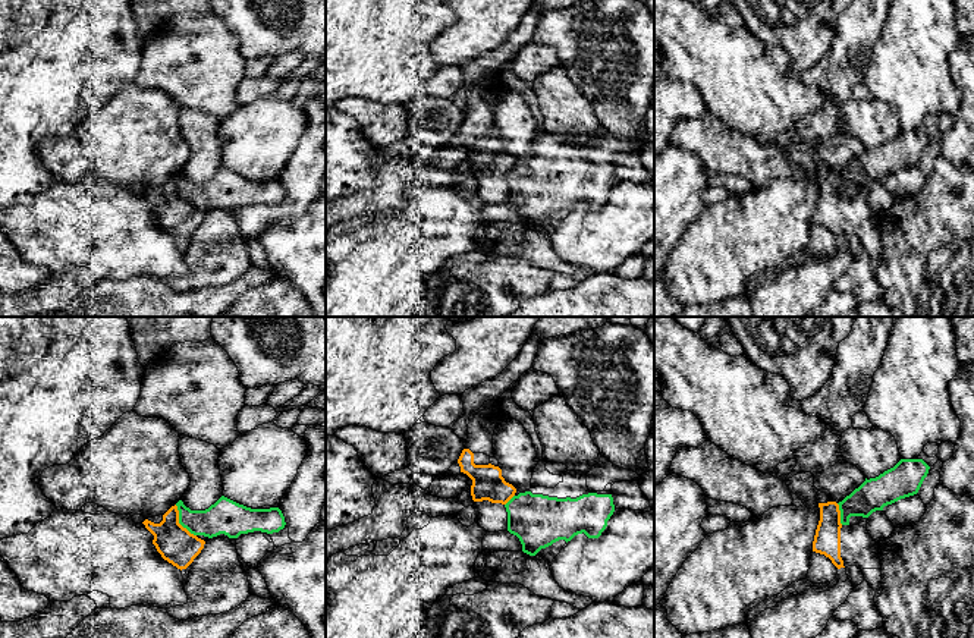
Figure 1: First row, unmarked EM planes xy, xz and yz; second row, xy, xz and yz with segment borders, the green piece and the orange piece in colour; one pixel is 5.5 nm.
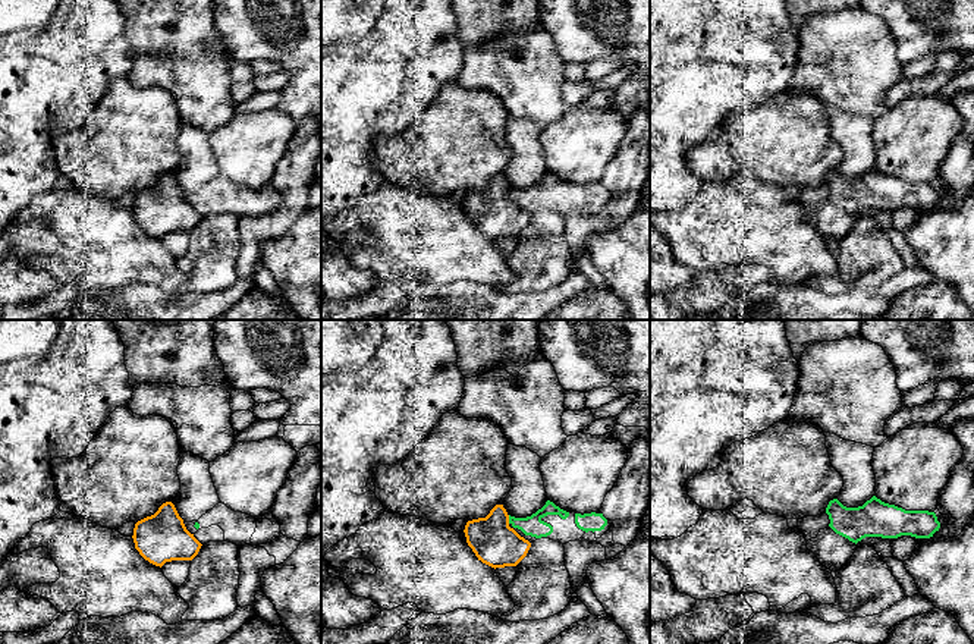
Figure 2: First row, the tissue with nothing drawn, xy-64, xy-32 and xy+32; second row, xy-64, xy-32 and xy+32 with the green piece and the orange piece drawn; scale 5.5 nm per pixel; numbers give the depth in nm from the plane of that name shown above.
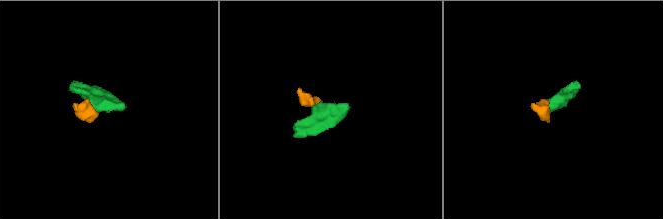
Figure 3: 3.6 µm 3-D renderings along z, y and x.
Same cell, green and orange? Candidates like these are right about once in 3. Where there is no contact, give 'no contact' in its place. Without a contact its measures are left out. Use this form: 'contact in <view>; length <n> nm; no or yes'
contact in xy; length 200 nm; no

